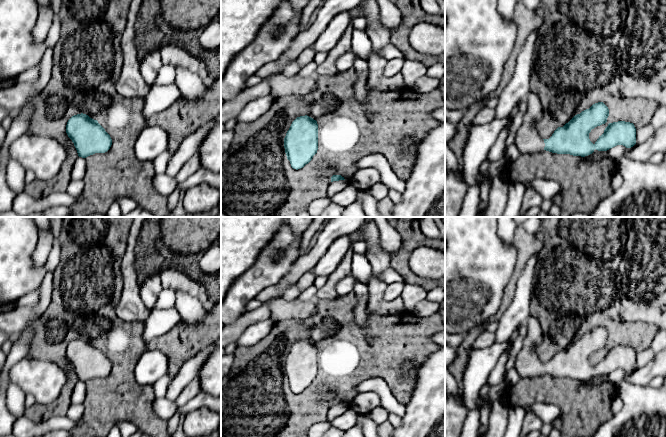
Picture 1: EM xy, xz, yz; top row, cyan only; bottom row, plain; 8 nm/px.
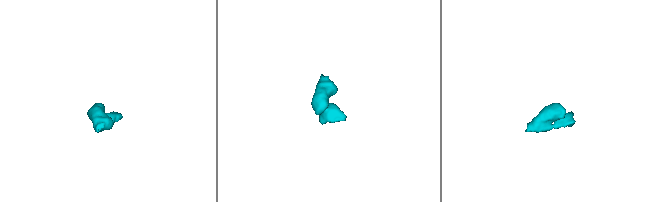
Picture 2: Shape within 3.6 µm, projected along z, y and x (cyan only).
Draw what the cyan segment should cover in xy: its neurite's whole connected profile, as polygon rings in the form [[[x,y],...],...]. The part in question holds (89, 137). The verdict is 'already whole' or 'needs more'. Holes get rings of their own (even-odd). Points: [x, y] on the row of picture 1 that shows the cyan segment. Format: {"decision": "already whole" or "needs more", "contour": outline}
{"decision": "already whole", "contour": [[[83,113],[68,120],[66,133],[74,143],[78,156],[82,158],[95,153],[105,153],[112,145],[110,135],[98,121]]]}

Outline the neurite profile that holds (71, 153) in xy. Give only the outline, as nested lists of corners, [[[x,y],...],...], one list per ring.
[[[66,132],[55,139],[66,148],[65,161],[60,169],[60,172],[53,178],[46,181],[35,179],[26,185],[26,193],[33,198],[43,197],[55,191],[66,191],[66,188],[71,180],[70,177],[72,168],[78,158],[77,150]]]

